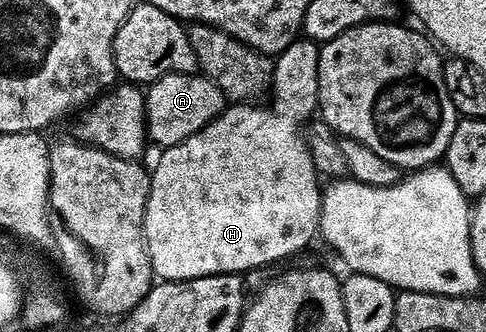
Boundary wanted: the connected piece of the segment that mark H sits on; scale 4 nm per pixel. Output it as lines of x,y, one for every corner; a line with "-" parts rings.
299,38
290,43
284,51
278,53
274,60
274,79
268,89
269,95
274,95
270,100
270,105
250,104
251,102
231,103
222,109
222,113
211,124
204,126
196,134
184,138
184,142
171,148
161,149
162,157
155,162
150,172
150,193
146,199
146,213
142,227
146,235
146,249
150,255
152,270
159,281
188,280
204,275
226,273
246,274
250,272
249,268
262,268
265,264
274,264
277,260
284,259
285,256
296,255
313,236
319,235
318,219
322,205
323,185
320,183
316,166
312,162
310,146
306,143
304,135
304,125
315,115
318,108
318,49
319,45
315,41

